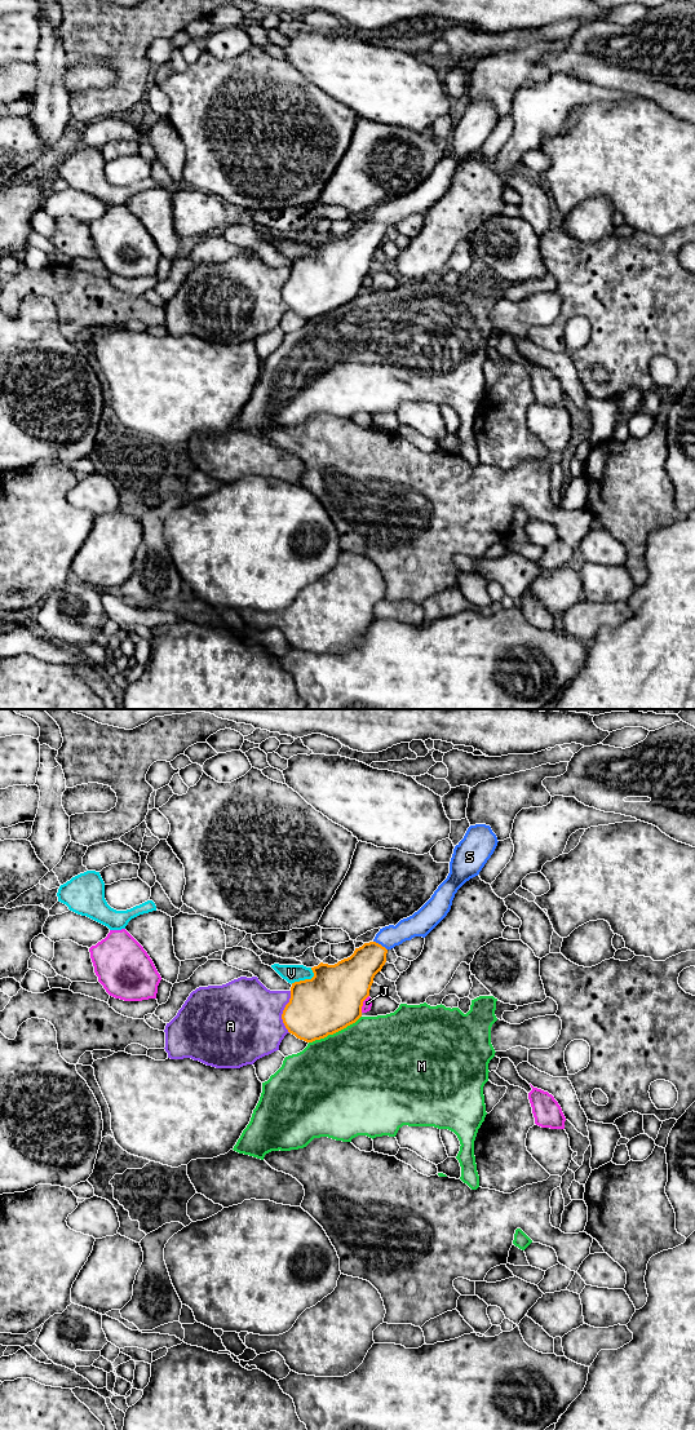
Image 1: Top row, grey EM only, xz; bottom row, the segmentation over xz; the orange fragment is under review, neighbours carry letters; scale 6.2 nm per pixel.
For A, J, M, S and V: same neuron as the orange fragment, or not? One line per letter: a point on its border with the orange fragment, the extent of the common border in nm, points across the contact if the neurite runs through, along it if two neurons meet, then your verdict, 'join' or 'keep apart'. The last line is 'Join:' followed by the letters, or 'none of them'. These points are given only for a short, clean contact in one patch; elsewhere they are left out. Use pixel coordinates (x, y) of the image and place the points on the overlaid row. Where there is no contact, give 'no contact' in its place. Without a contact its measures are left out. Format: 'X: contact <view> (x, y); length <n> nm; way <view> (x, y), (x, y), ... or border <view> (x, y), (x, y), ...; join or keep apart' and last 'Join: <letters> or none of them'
A: contact xz (283, 1012); length 260 nm; keep apart
J: contact xz (362, 1004); length 120 nm; keep apart
M: contact xz (335, 1032); length 360 nm; keep apart
S: contact xz (380, 944); length 110 nm; way xz (354, 975), (380, 944), (389, 937); join
V: contact xz (305, 979); length 170 nm; keep apart
Join: S

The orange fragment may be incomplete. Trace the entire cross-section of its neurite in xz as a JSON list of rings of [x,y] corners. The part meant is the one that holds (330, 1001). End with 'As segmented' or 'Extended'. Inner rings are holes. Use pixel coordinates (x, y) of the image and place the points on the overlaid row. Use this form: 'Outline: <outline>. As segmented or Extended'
Outline: [[[475,824],[470,825],[464,836],[464,838],[455,846],[453,854],[450,862],[450,873],[447,878],[438,886],[431,898],[412,916],[400,920],[395,926],[389,925],[376,934],[375,939],[369,943],[364,943],[362,947],[355,948],[354,953],[338,961],[335,965],[328,965],[320,962],[318,966],[311,968],[314,977],[311,979],[305,979],[292,983],[291,999],[285,1005],[282,1019],[289,1033],[295,1035],[297,1039],[306,1042],[313,1042],[333,1035],[348,1026],[355,1023],[362,1017],[363,1001],[369,996],[369,990],[373,983],[375,975],[381,971],[386,962],[386,953],[395,946],[402,944],[406,940],[411,940],[415,937],[425,938],[450,912],[452,900],[457,890],[470,878],[479,875],[487,860],[493,854],[497,846],[497,837],[492,832],[490,825]]]. Extended

